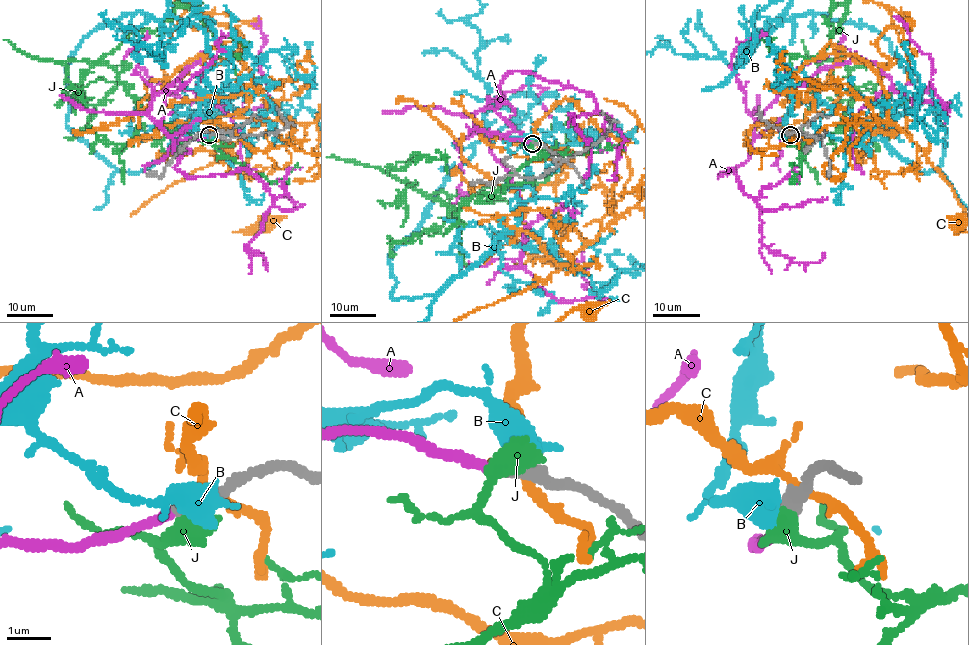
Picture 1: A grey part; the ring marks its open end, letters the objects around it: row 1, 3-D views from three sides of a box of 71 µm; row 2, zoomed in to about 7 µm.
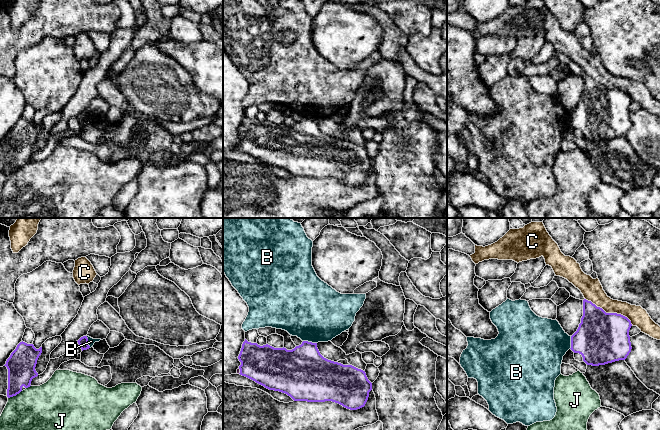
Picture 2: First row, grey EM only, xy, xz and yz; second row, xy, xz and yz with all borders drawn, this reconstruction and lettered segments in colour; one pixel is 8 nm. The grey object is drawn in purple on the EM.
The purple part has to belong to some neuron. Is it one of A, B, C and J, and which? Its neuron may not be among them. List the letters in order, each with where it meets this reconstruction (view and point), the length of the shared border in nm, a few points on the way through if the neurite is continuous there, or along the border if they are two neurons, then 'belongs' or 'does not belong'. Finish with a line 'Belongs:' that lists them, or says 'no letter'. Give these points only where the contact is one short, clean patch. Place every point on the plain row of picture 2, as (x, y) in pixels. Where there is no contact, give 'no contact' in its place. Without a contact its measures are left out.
A: contact xz (240, 147); length 50 nm; belongs
B: contact xz (310, 118); length 110 nm; does not belong
C: contact yz (609, 89); length 440 nm; does not belong
J: contact xy (28, 162); length 50 nm; does not belong
Belongs: A

